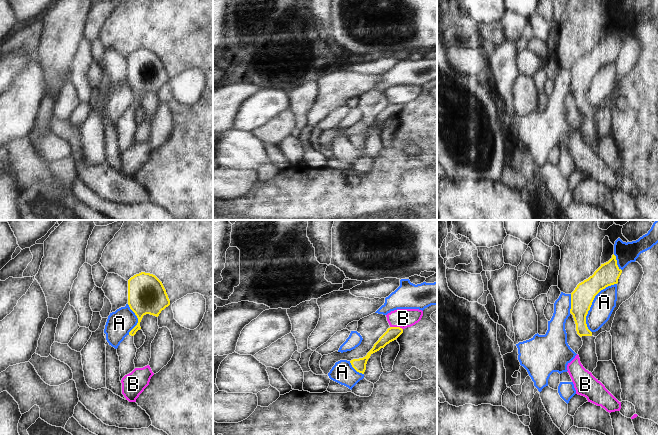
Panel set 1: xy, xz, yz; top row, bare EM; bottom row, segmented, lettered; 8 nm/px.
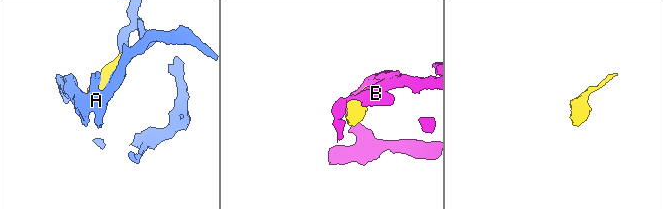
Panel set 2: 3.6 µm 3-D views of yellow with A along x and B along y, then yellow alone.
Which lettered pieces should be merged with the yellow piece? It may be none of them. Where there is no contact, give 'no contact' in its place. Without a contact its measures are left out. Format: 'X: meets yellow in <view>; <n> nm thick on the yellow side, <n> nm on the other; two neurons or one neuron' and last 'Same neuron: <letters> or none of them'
A: meets yellow in yz; 180 nm thick on the yellow side, 180 nm on the other; two neurons
B: meets yellow in xz; 110 nm thick on the yellow side, 160 nm on the other; two neurons
Same neuron: none of them

